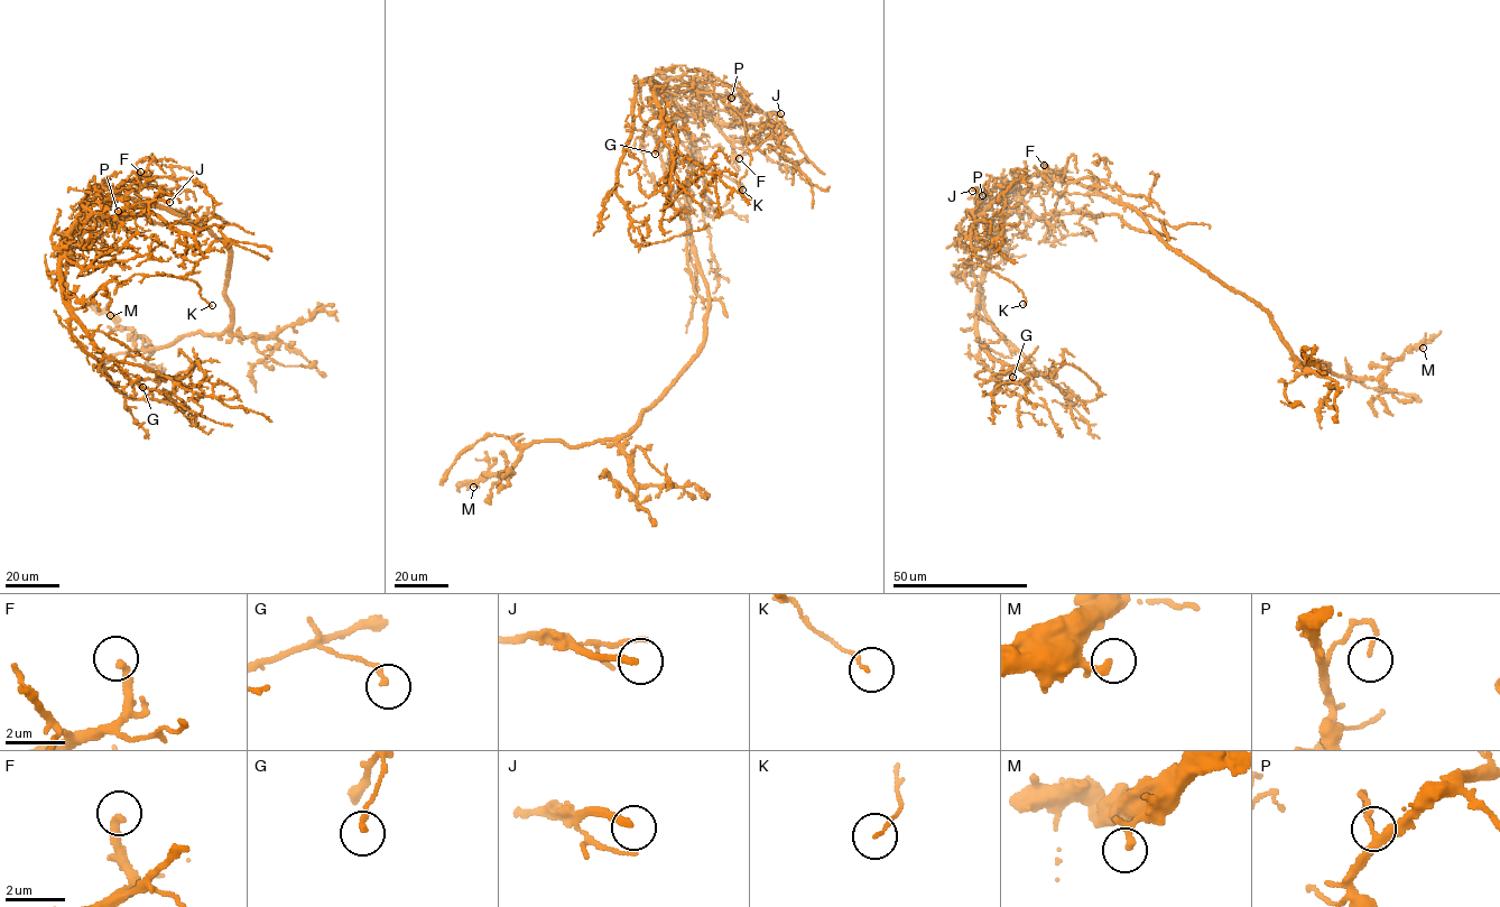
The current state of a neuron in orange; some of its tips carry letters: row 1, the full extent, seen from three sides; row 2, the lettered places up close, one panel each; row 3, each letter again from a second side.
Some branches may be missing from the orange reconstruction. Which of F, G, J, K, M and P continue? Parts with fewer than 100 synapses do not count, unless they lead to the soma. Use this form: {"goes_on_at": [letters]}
{"goes_on_at": []}

